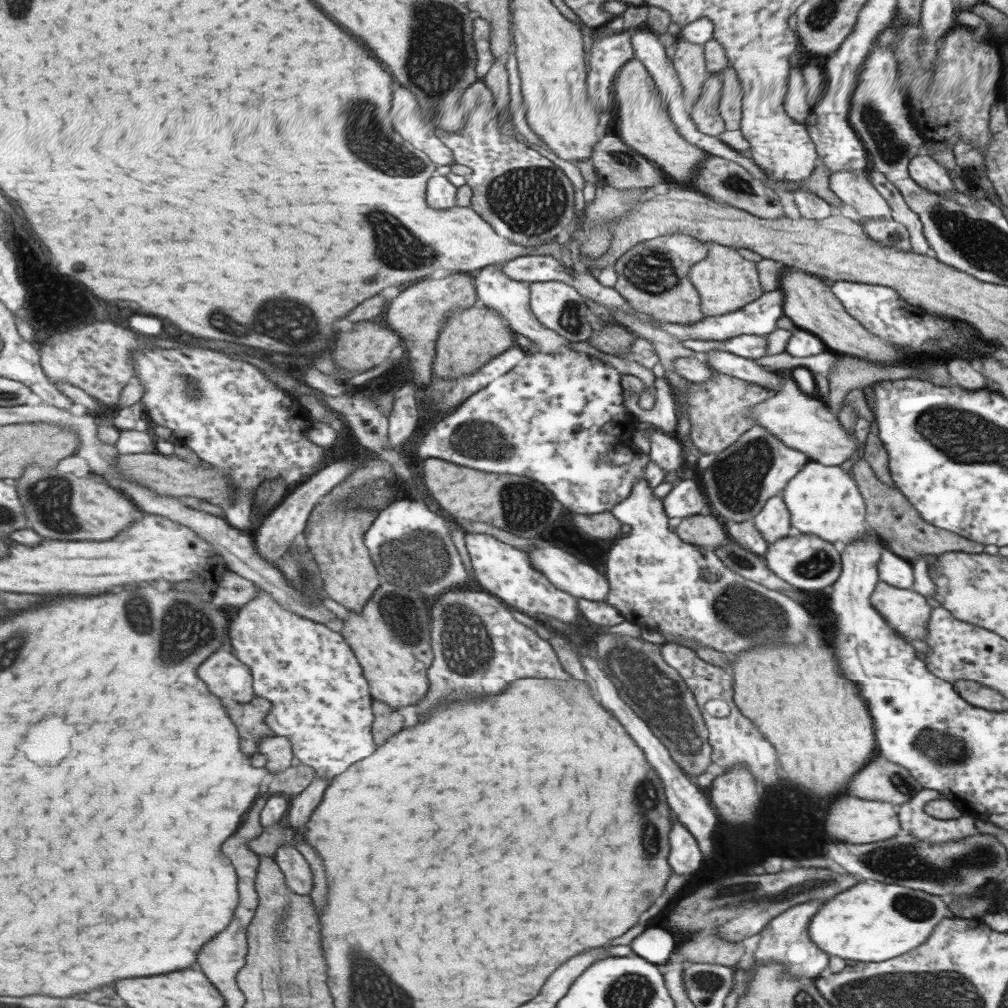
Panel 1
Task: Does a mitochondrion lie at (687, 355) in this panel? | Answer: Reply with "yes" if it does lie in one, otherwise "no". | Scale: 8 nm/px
no

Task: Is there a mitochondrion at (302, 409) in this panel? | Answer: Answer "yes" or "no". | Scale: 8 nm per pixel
no

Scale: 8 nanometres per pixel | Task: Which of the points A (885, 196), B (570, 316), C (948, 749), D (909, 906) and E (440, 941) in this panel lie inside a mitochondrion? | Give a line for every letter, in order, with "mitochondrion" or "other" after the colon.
A: other
B: mitochondrion
C: mitochondrion
D: mitochondrion
E: other

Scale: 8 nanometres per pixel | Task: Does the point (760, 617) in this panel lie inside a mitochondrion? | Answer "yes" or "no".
yes

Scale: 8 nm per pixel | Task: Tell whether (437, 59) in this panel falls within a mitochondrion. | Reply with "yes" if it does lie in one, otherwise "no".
yes

